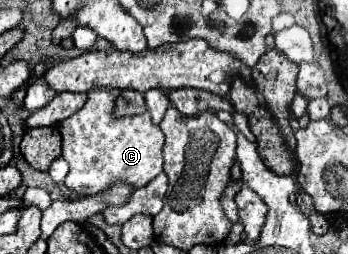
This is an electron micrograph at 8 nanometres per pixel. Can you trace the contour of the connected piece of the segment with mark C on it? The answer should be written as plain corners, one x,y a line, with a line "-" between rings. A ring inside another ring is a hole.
93,89
87,93
85,105
59,125
59,133
63,137
61,157
69,163
69,173
63,183
69,189
79,191
81,195
97,195
101,191
111,189
119,181
131,185
133,189
141,189
163,171
163,145
165,145
163,131
157,125
153,125
149,113
143,113
137,117
113,117
111,115
113,101
115,101
115,95
111,91

